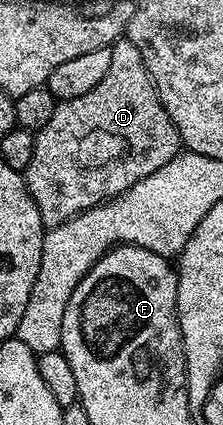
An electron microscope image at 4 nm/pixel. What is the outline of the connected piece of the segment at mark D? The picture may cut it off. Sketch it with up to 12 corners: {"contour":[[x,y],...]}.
{"contour":[[137,46],[58,101],[25,179],[44,229],[181,151]]}

